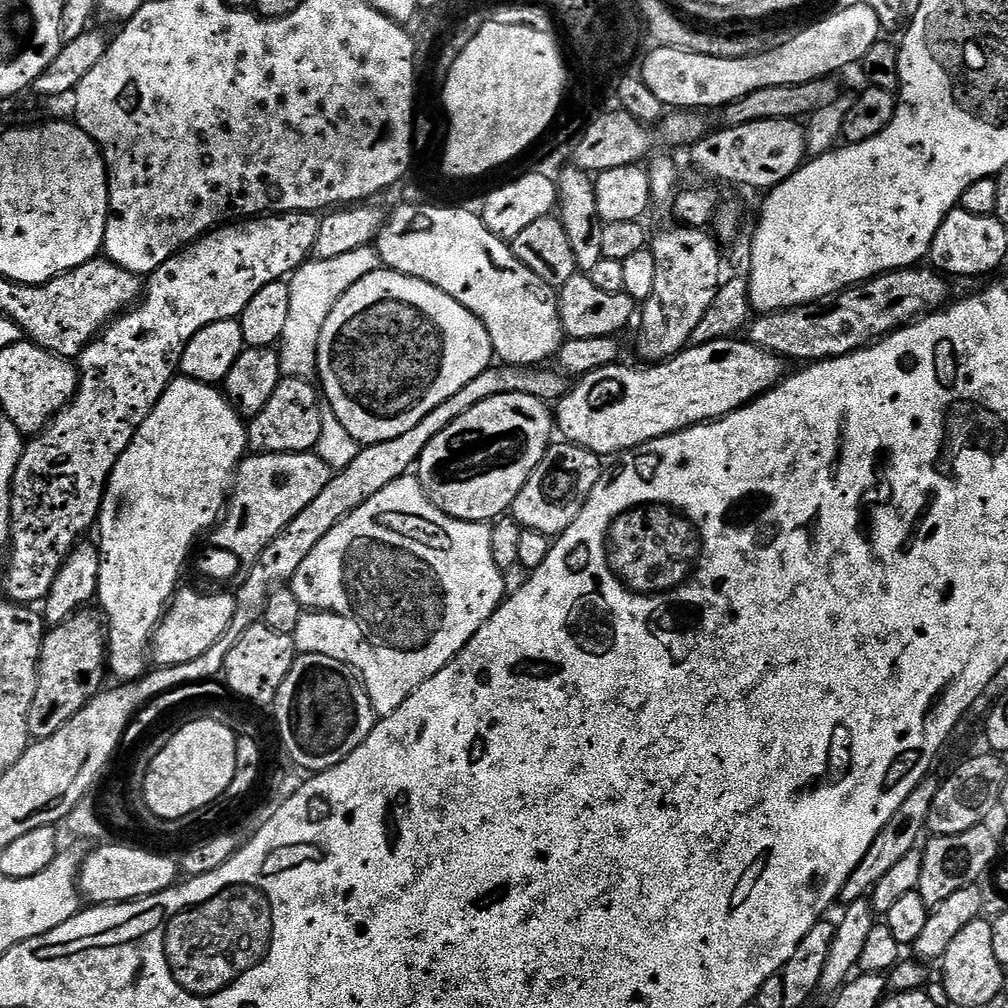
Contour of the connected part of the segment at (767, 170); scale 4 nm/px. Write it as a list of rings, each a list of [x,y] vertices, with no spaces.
[[[755,120],[746,122],[746,126],[721,127],[719,131],[709,131],[686,152],[693,166],[712,180],[771,190],[786,182],[790,174],[806,163],[806,128],[803,123],[794,120]]]

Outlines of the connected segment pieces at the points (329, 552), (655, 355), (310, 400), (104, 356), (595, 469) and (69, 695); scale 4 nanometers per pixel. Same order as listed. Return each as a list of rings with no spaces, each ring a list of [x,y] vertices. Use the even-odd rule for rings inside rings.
[[[409,474],[390,482],[386,490],[378,490],[374,498],[362,502],[358,510],[339,520],[334,530],[330,530],[330,534],[326,534],[326,538],[322,538],[322,542],[318,542],[314,550],[310,550],[306,562],[302,562],[302,566],[298,566],[298,570],[292,575],[290,587],[294,590],[298,602],[304,607],[298,630],[294,634],[297,649],[301,653],[326,654],[326,658],[334,658],[348,665],[364,685],[364,693],[370,698],[377,717],[389,716],[391,712],[398,710],[398,706],[402,706],[402,702],[406,702],[413,690],[422,686],[422,682],[434,678],[438,670],[446,667],[466,647],[470,638],[474,638],[474,634],[496,613],[496,607],[505,600],[504,573],[494,562],[494,553],[490,550],[491,529],[491,523],[459,520],[438,510],[438,506],[434,506],[434,502],[430,502],[430,498],[424,493],[424,488],[415,475]]]
[[[675,227],[662,229],[650,240],[655,263],[654,291],[650,298],[642,301],[638,324],[640,320],[640,328],[644,333],[636,344],[641,358],[644,359],[641,361],[644,362],[671,360],[689,347],[698,321],[702,314],[706,314],[710,302],[714,302],[714,294],[722,283],[717,241],[711,235],[708,237],[707,231],[699,228]]]
[[[284,376],[278,382],[270,402],[262,406],[257,416],[251,417],[248,429],[248,446],[253,453],[311,452],[322,434],[322,396],[317,385],[303,376]]]
[[[277,212],[275,214],[265,214],[255,218],[244,218],[239,222],[229,222],[223,226],[217,226],[211,232],[204,233],[199,240],[193,240],[186,248],[180,249],[176,255],[171,256],[158,270],[154,270],[152,275],[147,277],[146,283],[142,288],[142,299],[131,310],[125,311],[116,317],[96,339],[89,342],[84,347],[84,351],[78,357],[78,368],[82,375],[78,380],[76,395],[68,403],[67,408],[57,412],[48,425],[41,432],[35,433],[25,443],[24,453],[18,462],[18,470],[14,474],[12,483],[12,539],[10,547],[7,549],[8,565],[4,568],[4,592],[3,595],[11,600],[13,604],[23,604],[25,606],[39,605],[48,596],[50,586],[54,586],[54,578],[58,576],[58,570],[62,566],[69,554],[76,549],[76,545],[85,539],[88,531],[93,531],[94,525],[100,518],[100,507],[104,501],[104,489],[108,487],[108,479],[118,462],[118,458],[130,446],[134,434],[142,426],[142,422],[154,410],[158,398],[168,388],[168,383],[177,375],[180,367],[180,359],[194,334],[202,330],[202,326],[210,326],[210,322],[222,322],[223,320],[235,320],[246,310],[246,305],[250,303],[250,298],[262,290],[262,286],[270,286],[270,282],[275,280],[284,280],[291,277],[293,272],[298,271],[300,267],[308,263],[314,250],[314,241],[318,239],[318,226],[320,225],[320,216],[315,212]]]
[[[549,444],[542,462],[538,462],[530,478],[526,478],[526,486],[518,490],[518,498],[514,498],[510,515],[523,529],[538,530],[538,534],[549,538],[562,535],[570,522],[578,518],[582,506],[586,506],[590,498],[590,490],[594,490],[594,486],[600,481],[600,464],[601,457],[577,444]]]
[[[81,610],[66,618],[61,624],[53,624],[45,631],[44,641],[40,647],[40,667],[36,673],[34,702],[30,702],[30,714],[26,718],[28,735],[33,741],[50,738],[60,727],[66,726],[82,706],[86,706],[97,692],[106,677],[106,624],[95,611]]]

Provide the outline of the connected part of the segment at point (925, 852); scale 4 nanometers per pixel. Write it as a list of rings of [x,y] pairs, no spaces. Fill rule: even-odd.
[[[988,826],[966,830],[966,834],[932,836],[929,841],[922,848],[922,878],[918,878],[918,891],[930,910],[946,902],[957,890],[973,887],[976,879],[996,860],[996,836]]]

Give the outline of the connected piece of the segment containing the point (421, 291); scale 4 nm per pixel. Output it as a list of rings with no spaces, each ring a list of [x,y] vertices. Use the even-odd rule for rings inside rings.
[[[381,267],[380,271],[366,274],[366,278],[354,282],[354,286],[350,286],[350,290],[346,290],[340,295],[338,306],[334,306],[334,310],[330,310],[330,318],[326,318],[326,326],[322,326],[322,338],[318,342],[316,371],[318,384],[322,389],[322,396],[327,407],[331,408],[332,413],[338,418],[338,422],[342,422],[342,426],[346,426],[348,433],[360,441],[361,445],[365,445],[386,442],[390,438],[398,438],[398,434],[406,434],[406,430],[418,426],[418,422],[422,422],[422,418],[426,418],[426,414],[430,414],[430,410],[434,410],[434,406],[442,406],[442,402],[446,402],[446,398],[458,394],[458,390],[462,390],[462,386],[466,386],[466,382],[474,382],[474,378],[478,378],[478,374],[485,372],[493,360],[494,353],[490,334],[486,334],[486,326],[482,326],[482,322],[477,316],[470,314],[470,310],[466,310],[466,306],[454,302],[454,298],[450,298],[450,294],[430,286],[430,282],[422,282],[413,276],[398,274],[391,272],[389,268]]]

